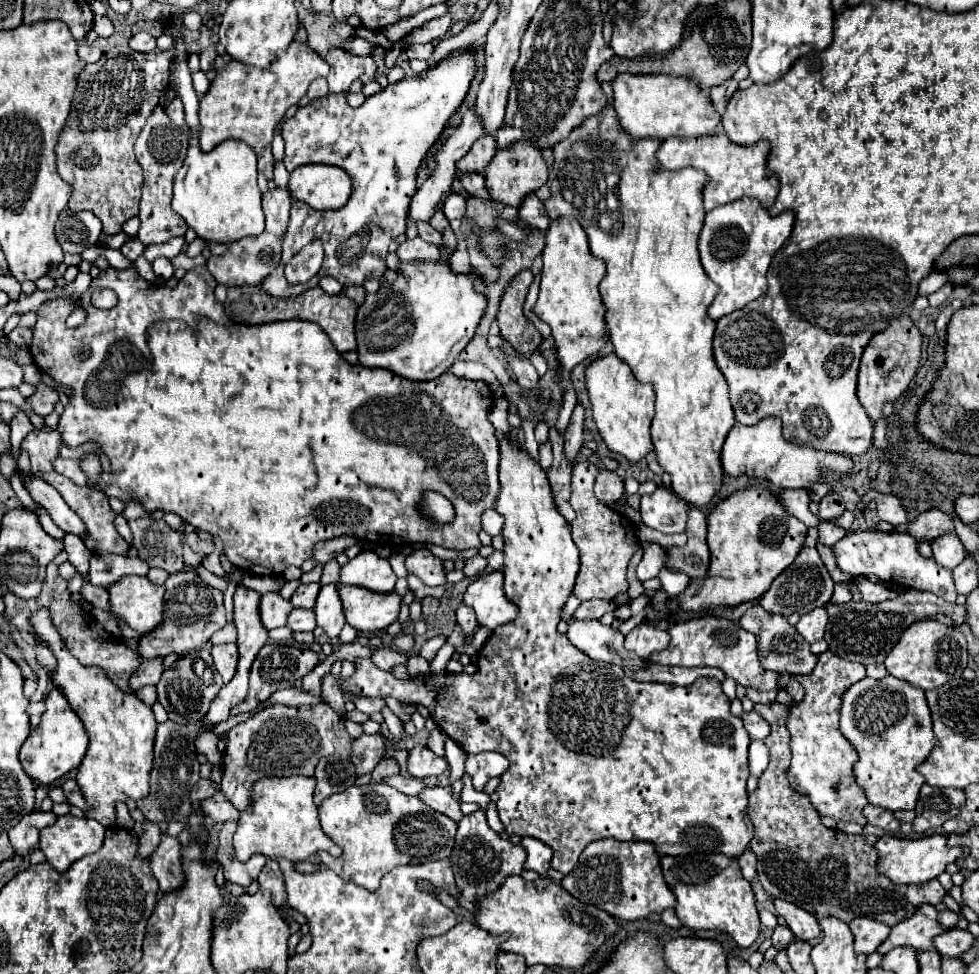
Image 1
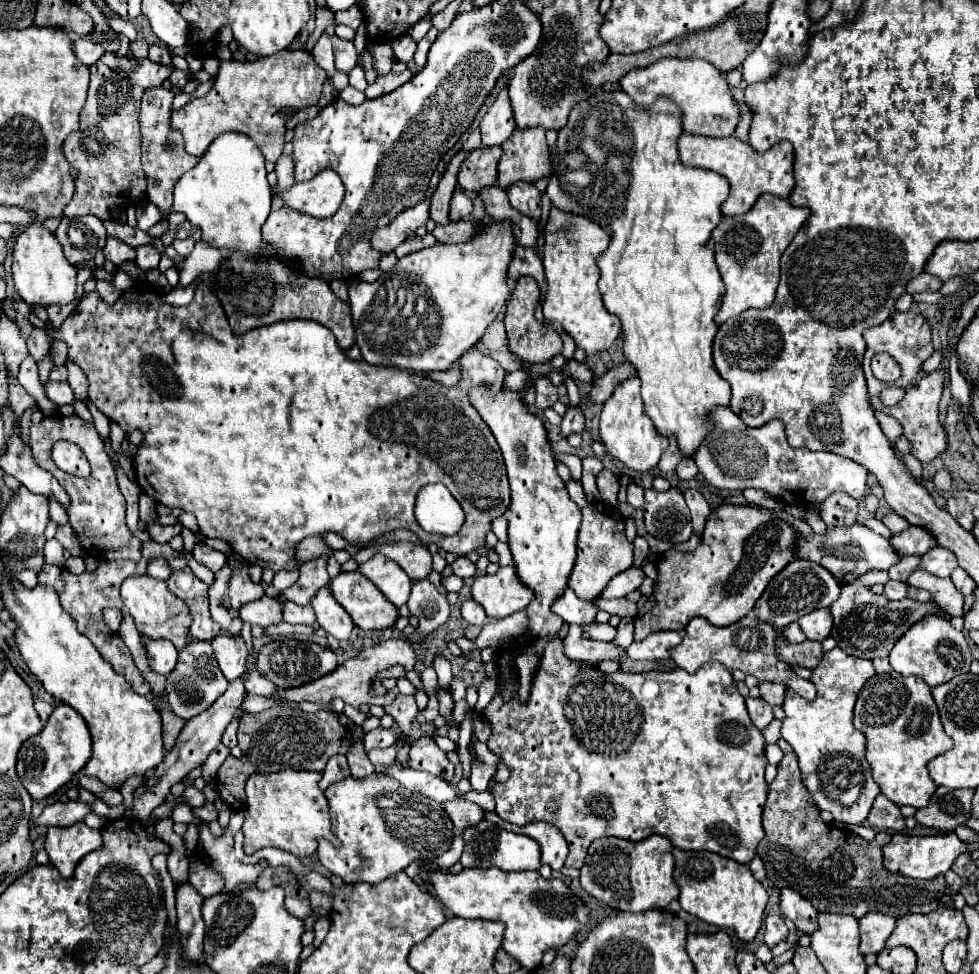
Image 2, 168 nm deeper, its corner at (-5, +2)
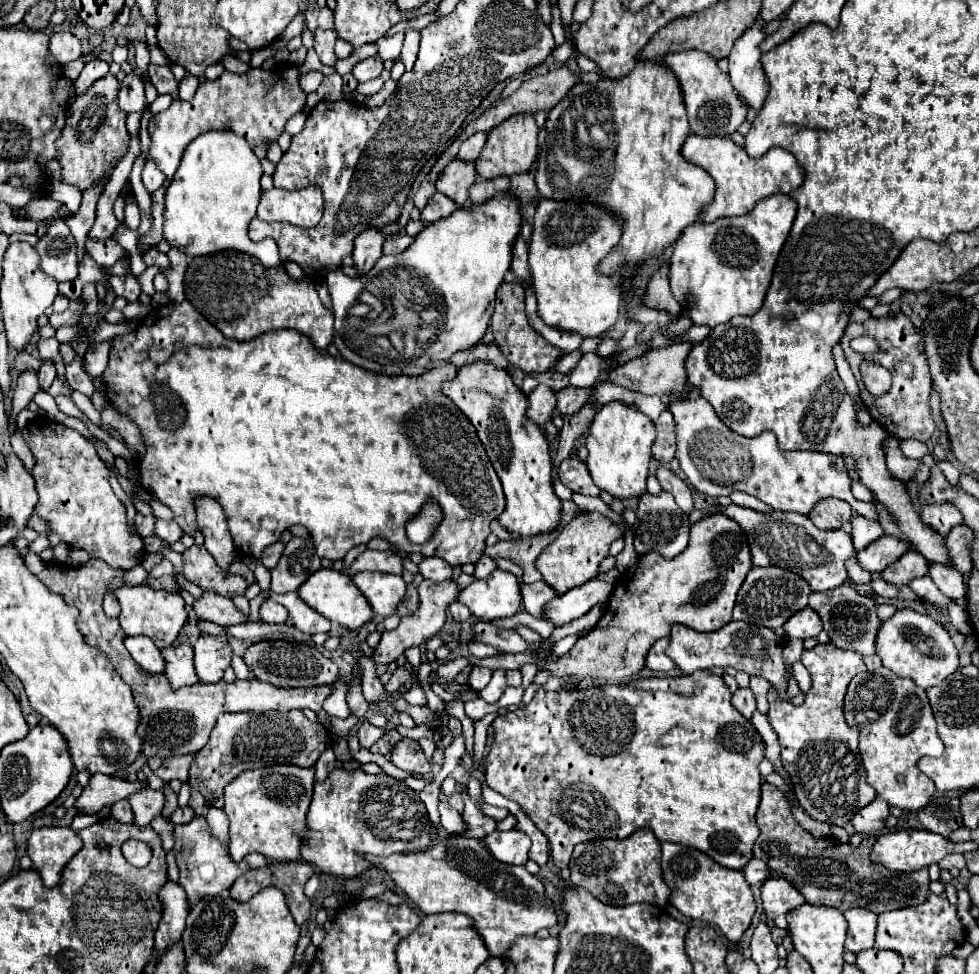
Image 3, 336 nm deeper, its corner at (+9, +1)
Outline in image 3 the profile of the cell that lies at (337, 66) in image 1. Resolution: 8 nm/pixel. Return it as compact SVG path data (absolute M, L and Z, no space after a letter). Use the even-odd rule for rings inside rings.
M317 30L315 32L315 52L319 56L319 60L327 66L335 66L337 56L335 56L335 42L337 42L337 34L333 30Z

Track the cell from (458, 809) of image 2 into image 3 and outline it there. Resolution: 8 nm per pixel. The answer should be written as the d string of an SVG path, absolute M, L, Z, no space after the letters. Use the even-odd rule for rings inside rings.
M473 800L469 804L465 802L465 808L463 808L463 814L461 816L463 816L463 822L467 824L467 828L463 832L459 832L459 834L453 834L453 838L457 838L457 836L461 836L461 838L483 838L485 834L493 832L495 830L495 824L497 824L493 818L485 816L473 804Z

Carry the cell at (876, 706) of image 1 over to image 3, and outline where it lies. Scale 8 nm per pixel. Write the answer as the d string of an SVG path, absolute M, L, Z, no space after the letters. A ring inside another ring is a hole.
M887 668L857 674L845 696L845 722L859 728L859 754L867 772L867 782L889 806L903 810L923 808L935 792L933 782L919 772L917 762L923 756L943 754L943 742L937 736L935 718L925 690L909 678L899 678Z

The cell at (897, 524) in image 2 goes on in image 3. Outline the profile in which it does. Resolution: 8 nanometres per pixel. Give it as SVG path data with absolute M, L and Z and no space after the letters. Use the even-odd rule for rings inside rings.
M855 516L851 520L851 524L853 524L853 532L851 532L853 546L857 550L863 550L873 540L877 540L877 538L881 538L885 534L883 528L881 528L881 524L877 520L869 520L869 518L863 518L863 516Z

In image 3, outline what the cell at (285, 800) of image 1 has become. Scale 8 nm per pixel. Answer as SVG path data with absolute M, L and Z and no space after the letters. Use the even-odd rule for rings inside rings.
M265 766L237 776L225 786L225 814L229 816L231 844L229 854L235 862L251 852L259 852L271 860L299 860L299 846L307 830L307 810L313 794L313 768L299 766Z

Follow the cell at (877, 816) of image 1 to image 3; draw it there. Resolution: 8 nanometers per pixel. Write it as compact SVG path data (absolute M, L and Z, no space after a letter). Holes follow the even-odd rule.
M875 798L871 804L867 804L863 810L859 810L853 816L851 824L853 824L855 832L871 834L871 832L885 828L887 816L889 816L889 806L881 798Z

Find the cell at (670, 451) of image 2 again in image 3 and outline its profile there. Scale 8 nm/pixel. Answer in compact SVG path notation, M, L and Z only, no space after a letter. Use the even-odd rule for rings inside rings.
M669 410L661 412L661 416L655 420L655 428L657 428L657 440L653 444L653 458L665 466L675 458L677 452L675 422Z

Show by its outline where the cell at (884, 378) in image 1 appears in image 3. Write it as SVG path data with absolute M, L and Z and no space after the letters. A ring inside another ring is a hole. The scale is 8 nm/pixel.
M891 314L885 318L869 318L861 324L851 322L845 330L845 336L841 338L841 348L845 354L845 360L849 362L859 390L861 390L861 398L865 408L869 410L869 414L873 416L873 420L877 420L881 426L885 426L889 430L889 436L895 436L899 440L909 440L915 438L919 442L927 442L935 430L935 422L931 418L931 410L927 404L929 392L931 392L931 372L929 372L929 364L927 364L927 356L925 356L925 346L923 346L923 338L919 336L919 332L915 330L913 322L905 316L905 314ZM867 334L871 338L877 340L879 350L873 354L857 354L851 350L849 342L855 336ZM863 360L873 360L879 362L881 366L885 366L891 376L893 376L893 386L887 394L883 396L873 396L861 382L859 376L859 364Z

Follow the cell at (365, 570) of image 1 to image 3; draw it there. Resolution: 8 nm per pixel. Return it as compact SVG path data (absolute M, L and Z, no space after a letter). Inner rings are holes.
M357 572L353 576L355 586L373 606L373 612L387 618L395 612L395 606L403 600L407 584L401 576L385 572Z

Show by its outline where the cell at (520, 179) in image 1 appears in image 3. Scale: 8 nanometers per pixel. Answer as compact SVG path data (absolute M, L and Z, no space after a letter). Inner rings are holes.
M517 114L515 118L505 120L503 124L495 126L489 132L489 140L485 144L485 152L475 160L477 172L481 178L497 178L497 176L513 176L513 174L525 174L533 166L537 158L537 124L531 114Z

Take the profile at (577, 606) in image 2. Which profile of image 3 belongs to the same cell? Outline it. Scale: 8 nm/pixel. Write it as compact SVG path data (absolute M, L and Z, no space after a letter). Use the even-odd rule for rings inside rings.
M533 582L529 586L521 584L521 596L525 610L535 618L545 618L545 606L549 600L557 598L559 594L547 582Z

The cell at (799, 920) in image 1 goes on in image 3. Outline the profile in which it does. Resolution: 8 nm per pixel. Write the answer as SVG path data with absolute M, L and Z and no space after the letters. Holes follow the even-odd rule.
M765 880L761 886L761 900L765 908L765 916L775 922L777 928L787 930L787 914L801 904L805 904L805 898L797 892L797 888L789 882L781 880Z

